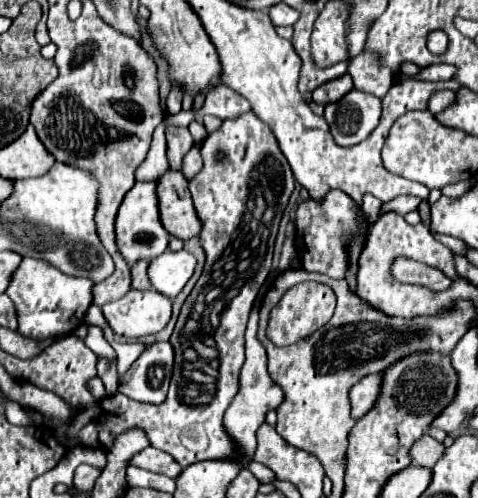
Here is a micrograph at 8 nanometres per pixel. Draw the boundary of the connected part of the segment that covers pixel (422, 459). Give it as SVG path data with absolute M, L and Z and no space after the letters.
M422 437L410 451L412 455L412 463L420 465L420 467L434 467L438 463L438 459L444 453L444 443L432 439L432 437Z

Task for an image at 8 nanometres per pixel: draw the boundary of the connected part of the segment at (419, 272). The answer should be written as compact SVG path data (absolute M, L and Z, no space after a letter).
M398 257L392 265L392 275L400 281L400 283L412 283L412 285L422 285L428 287L432 291L444 291L450 287L450 279L434 267L422 265L418 261L406 259L406 257Z

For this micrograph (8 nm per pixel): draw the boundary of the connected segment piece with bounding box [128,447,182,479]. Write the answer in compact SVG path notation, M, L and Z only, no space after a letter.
M146 447L140 453L136 453L128 461L128 465L134 465L134 467L146 469L146 471L154 471L154 473L162 473L162 475L168 475L174 479L182 473L182 467L168 453L162 453L154 447Z

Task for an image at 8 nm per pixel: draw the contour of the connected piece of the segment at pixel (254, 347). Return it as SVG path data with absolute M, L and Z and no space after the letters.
M258 303L252 308L247 328L245 332L245 362L240 373L240 391L234 397L232 405L228 407L226 415L224 415L224 425L226 431L234 437L234 441L240 445L240 449L244 449L248 453L248 457L252 457L254 449L256 449L256 429L264 423L268 409L276 409L282 401L284 401L284 393L282 387L276 385L268 371L266 371L266 349L264 345L258 341L256 331L258 331L259 308Z

